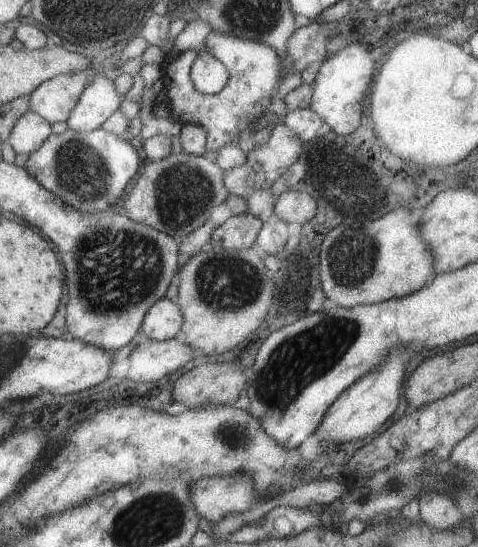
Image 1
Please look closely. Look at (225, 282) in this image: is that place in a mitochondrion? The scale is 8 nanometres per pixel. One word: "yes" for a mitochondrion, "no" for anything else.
yes

